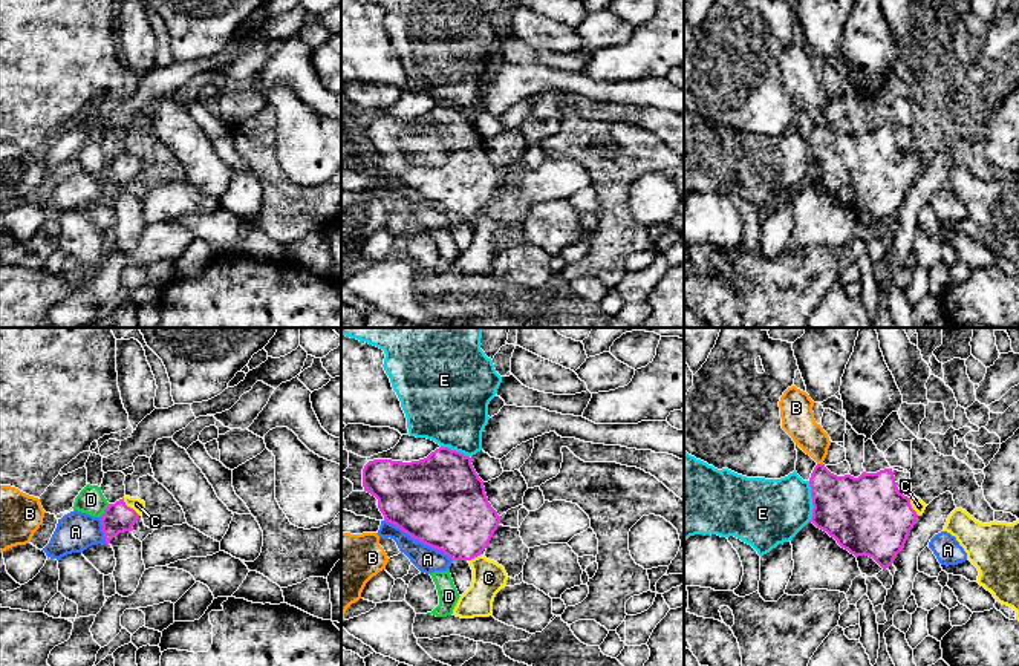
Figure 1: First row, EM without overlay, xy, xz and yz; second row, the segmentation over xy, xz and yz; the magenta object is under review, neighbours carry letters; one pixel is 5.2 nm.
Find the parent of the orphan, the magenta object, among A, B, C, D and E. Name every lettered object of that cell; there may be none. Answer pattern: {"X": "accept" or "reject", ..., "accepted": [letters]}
{"A": "reject", "B": "reject", "C": "accept", "D": "reject", "E": "reject", "accepted": ["C"]}

